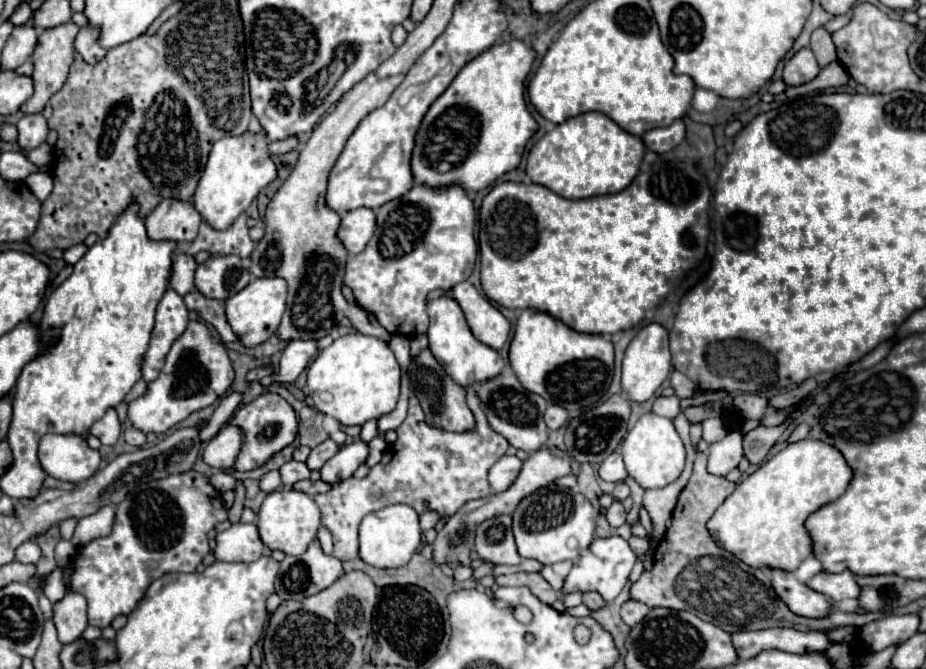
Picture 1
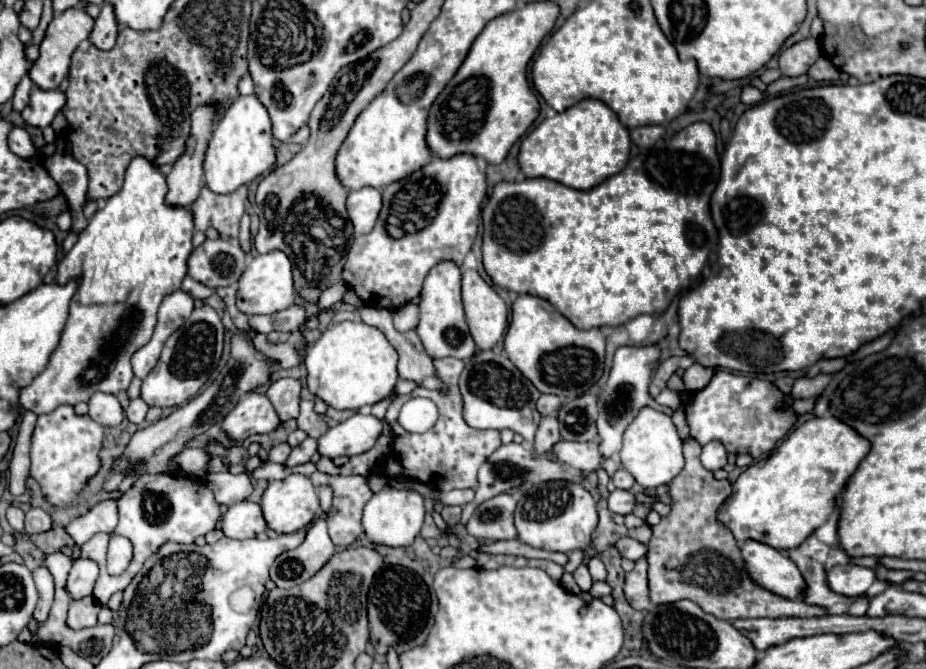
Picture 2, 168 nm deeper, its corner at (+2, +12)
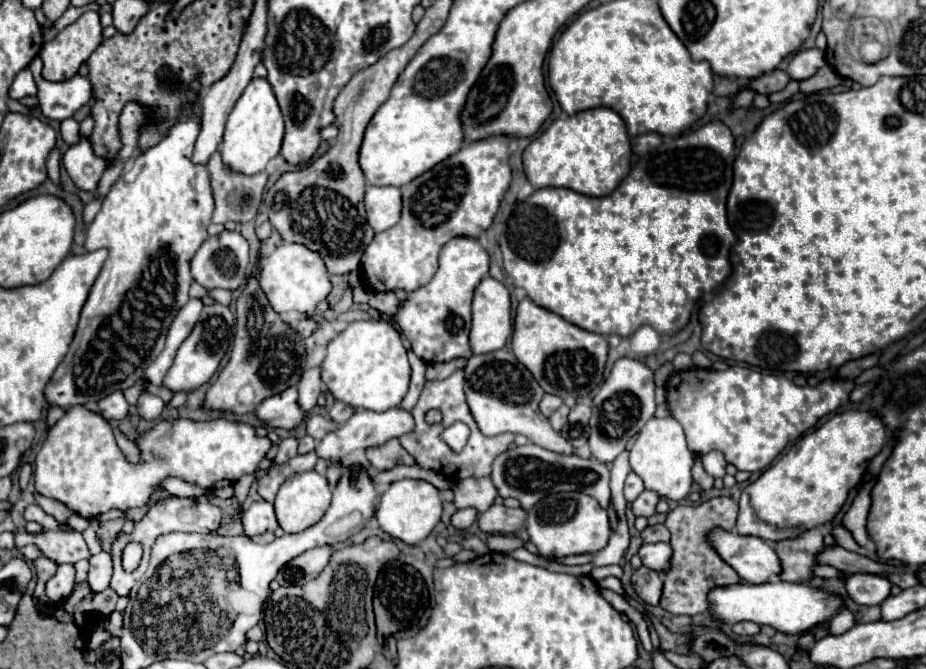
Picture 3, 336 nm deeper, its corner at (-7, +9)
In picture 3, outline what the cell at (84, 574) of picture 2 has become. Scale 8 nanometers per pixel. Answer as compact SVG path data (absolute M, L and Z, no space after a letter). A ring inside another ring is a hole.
M100 552L90 558L90 570L88 570L88 586L92 592L102 592L108 588L112 576L112 558L108 552Z

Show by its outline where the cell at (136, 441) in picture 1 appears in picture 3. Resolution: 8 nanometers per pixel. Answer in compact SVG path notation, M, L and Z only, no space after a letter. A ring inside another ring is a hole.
M142 392L140 398L138 398L136 408L138 408L138 414L140 414L144 420L154 422L154 420L160 418L160 414L162 414L162 410L164 410L164 402L162 402L158 396L152 396L152 394Z

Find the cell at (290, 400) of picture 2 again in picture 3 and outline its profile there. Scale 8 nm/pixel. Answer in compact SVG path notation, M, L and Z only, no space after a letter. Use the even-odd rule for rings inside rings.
M320 368L306 370L298 382L298 406L300 406L300 410L310 412L316 406L320 392L322 392Z

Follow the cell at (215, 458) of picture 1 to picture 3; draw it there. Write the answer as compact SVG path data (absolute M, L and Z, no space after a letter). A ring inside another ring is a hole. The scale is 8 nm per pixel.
M290 386L280 394L264 398L254 410L254 414L268 428L296 428L304 418L304 412L300 412L296 404L296 386Z

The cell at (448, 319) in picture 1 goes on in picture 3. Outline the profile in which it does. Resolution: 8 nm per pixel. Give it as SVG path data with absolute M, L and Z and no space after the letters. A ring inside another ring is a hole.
M472 238L450 240L440 250L440 268L434 274L434 278L430 280L430 284L426 284L424 288L418 288L416 292L410 292L408 300L402 302L402 306L396 314L396 320L402 328L402 332L406 334L406 338L410 340L410 346L418 358L422 358L428 364L436 364L436 362L450 362L456 358L470 358L472 356L472 348L470 348L470 324L472 324L470 304L472 304L476 284L488 274L488 264L490 264L490 258L488 258L486 250L480 246L478 240L472 240Z

